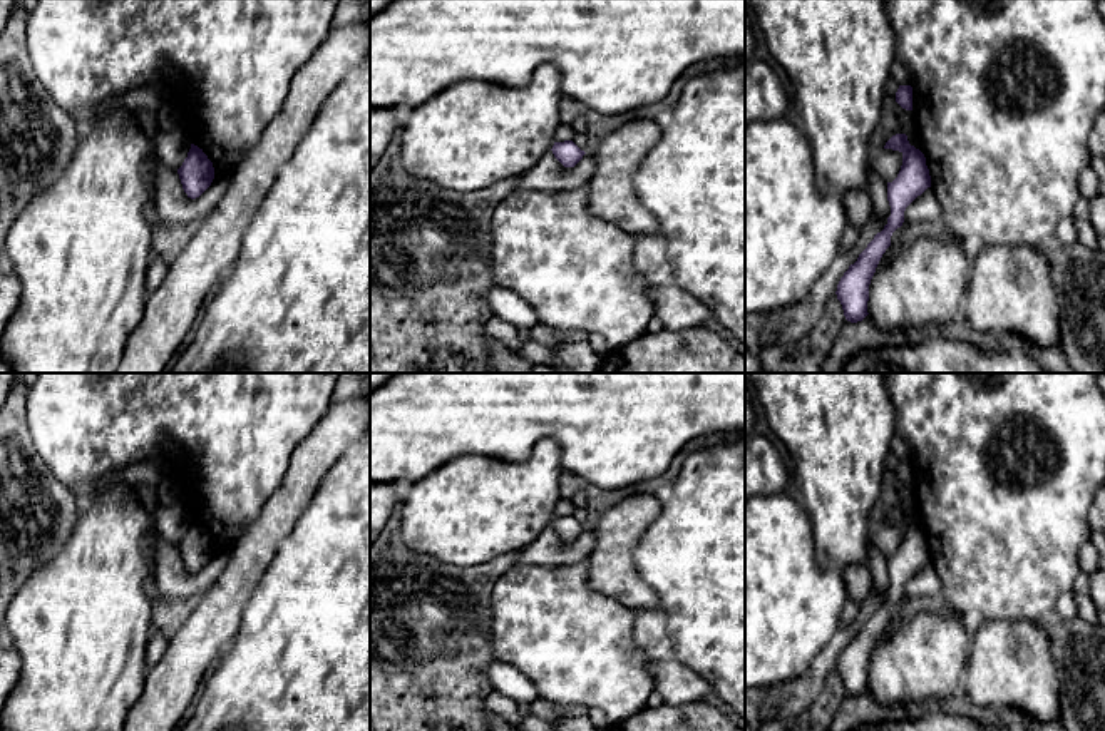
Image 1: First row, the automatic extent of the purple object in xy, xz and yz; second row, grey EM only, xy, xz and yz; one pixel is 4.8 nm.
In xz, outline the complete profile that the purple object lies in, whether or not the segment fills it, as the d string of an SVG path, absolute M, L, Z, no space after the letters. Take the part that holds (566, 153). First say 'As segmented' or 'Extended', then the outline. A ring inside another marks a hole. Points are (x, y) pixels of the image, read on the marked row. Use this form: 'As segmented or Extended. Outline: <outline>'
As segmented. Outline: M573 141L554 142L551 151L564 167L574 167L586 154Z

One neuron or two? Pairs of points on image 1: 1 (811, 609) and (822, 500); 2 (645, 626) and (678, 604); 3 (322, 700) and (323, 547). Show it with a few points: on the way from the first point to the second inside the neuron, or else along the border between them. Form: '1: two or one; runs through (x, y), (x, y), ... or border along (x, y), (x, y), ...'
1: two; border along (809, 517), (814, 527), (816, 561), (841, 571)
2: two; border along (643, 579), (657, 594), (675, 651)
3: one; runs through (323, 661), (323, 586)

